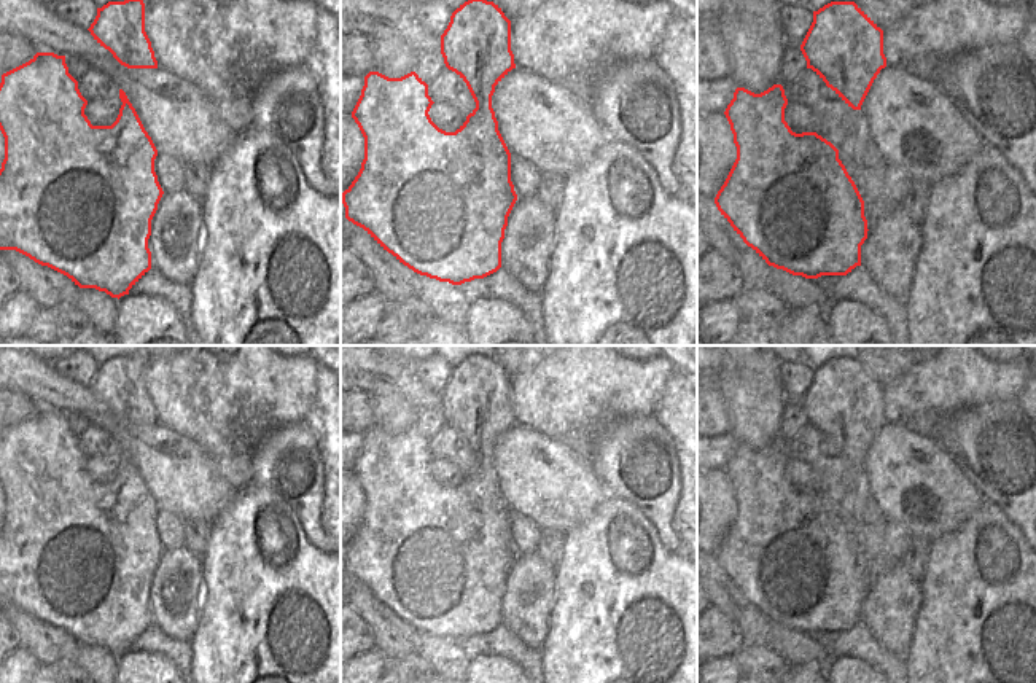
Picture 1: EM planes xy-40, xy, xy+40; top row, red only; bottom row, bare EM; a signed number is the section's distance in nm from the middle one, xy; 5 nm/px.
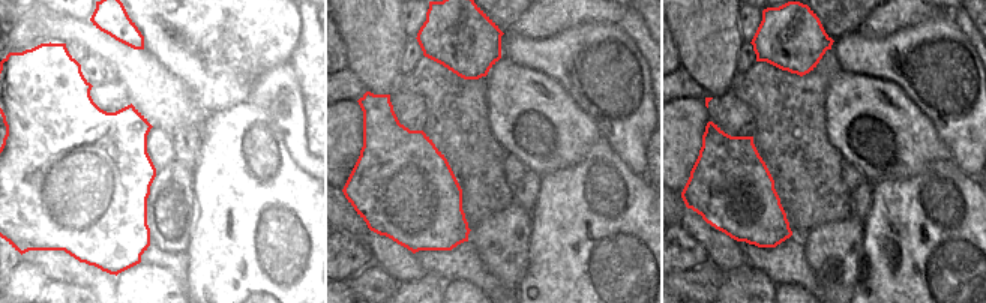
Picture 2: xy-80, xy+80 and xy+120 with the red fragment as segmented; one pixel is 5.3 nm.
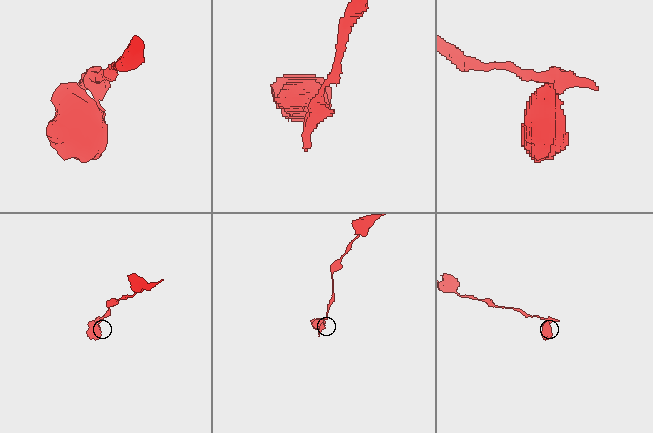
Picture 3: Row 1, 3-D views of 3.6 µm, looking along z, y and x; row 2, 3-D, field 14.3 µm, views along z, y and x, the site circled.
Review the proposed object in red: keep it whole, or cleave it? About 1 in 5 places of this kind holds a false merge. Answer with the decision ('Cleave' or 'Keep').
Keep

